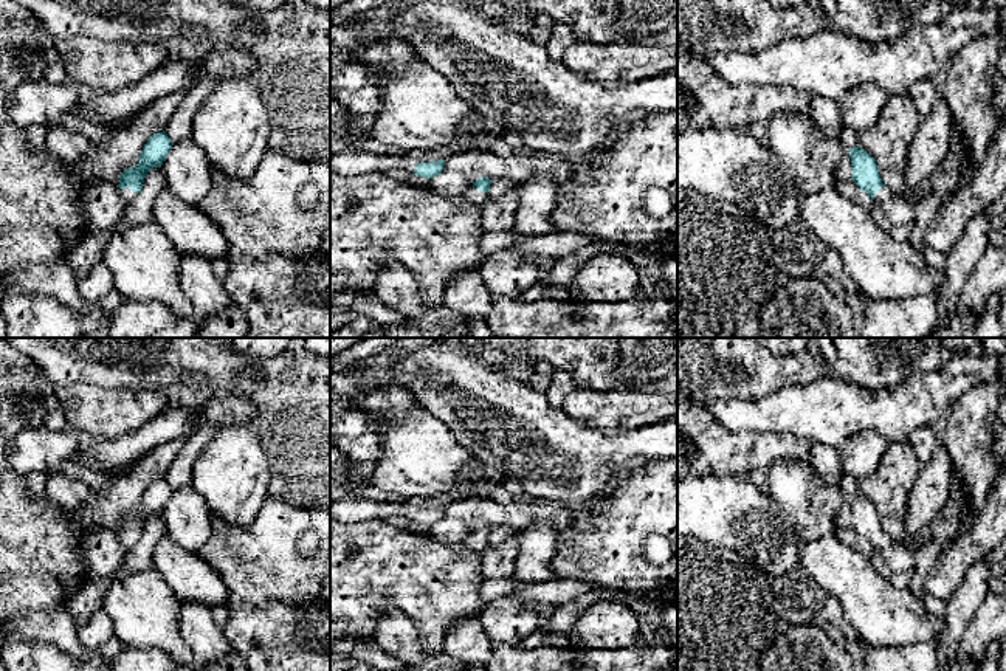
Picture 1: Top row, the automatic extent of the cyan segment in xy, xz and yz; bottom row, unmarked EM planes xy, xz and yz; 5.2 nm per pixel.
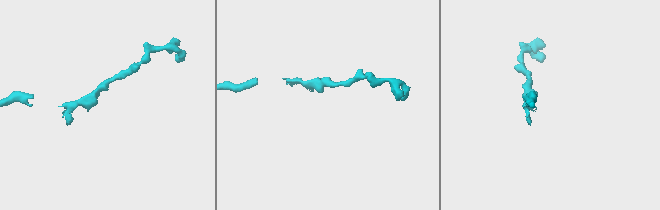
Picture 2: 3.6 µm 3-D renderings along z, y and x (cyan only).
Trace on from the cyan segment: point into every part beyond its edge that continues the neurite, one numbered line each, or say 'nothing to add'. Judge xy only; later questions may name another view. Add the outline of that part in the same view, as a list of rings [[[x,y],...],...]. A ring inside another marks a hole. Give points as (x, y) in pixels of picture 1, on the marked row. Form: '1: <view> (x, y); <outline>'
1: xy (127, 196); [[[129,188],[119,189],[119,197],[121,197],[124,209],[130,206],[130,203],[136,198],[136,195],[138,192]]]

